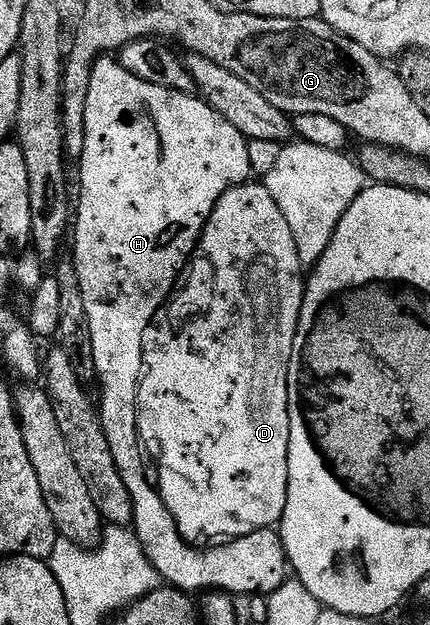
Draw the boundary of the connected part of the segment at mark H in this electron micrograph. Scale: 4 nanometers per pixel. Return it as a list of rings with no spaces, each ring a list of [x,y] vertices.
[[[105,55],[96,62],[90,75],[90,95],[86,99],[86,139],[82,147],[82,155],[78,158],[80,165],[80,206],[74,209],[74,237],[76,233],[76,253],[74,260],[76,270],[78,271],[78,283],[82,287],[82,300],[86,302],[86,319],[90,319],[90,335],[94,343],[94,363],[96,364],[96,376],[98,378],[98,389],[104,392],[104,398],[99,398],[98,408],[100,411],[100,422],[104,425],[106,439],[110,439],[110,451],[114,451],[114,459],[126,487],[130,491],[130,499],[134,503],[134,532],[140,546],[146,551],[161,578],[171,588],[182,589],[189,595],[196,595],[199,589],[201,591],[221,590],[227,594],[238,595],[267,595],[273,593],[283,581],[289,580],[290,566],[288,564],[288,552],[284,549],[284,540],[280,537],[276,529],[268,529],[264,533],[256,533],[256,537],[248,537],[248,541],[240,541],[240,545],[232,545],[232,549],[220,549],[220,553],[215,553],[212,549],[205,553],[194,553],[190,547],[184,543],[184,539],[178,533],[178,527],[174,523],[174,517],[170,515],[168,505],[162,499],[162,489],[156,479],[160,473],[156,471],[156,454],[148,448],[148,441],[144,440],[143,430],[140,428],[140,402],[141,390],[144,388],[145,377],[148,377],[148,355],[150,347],[144,342],[146,327],[154,319],[154,315],[159,309],[164,308],[164,300],[168,298],[172,290],[176,288],[192,252],[196,250],[196,245],[200,242],[203,235],[203,229],[218,203],[218,199],[227,189],[234,188],[235,185],[243,185],[253,176],[250,167],[250,151],[248,150],[249,140],[243,137],[234,127],[234,123],[226,123],[222,115],[214,107],[207,105],[203,99],[192,93],[179,93],[166,87],[158,87],[158,83],[150,83],[146,79],[138,79],[138,75],[130,75],[126,67],[122,67],[119,60]]]

